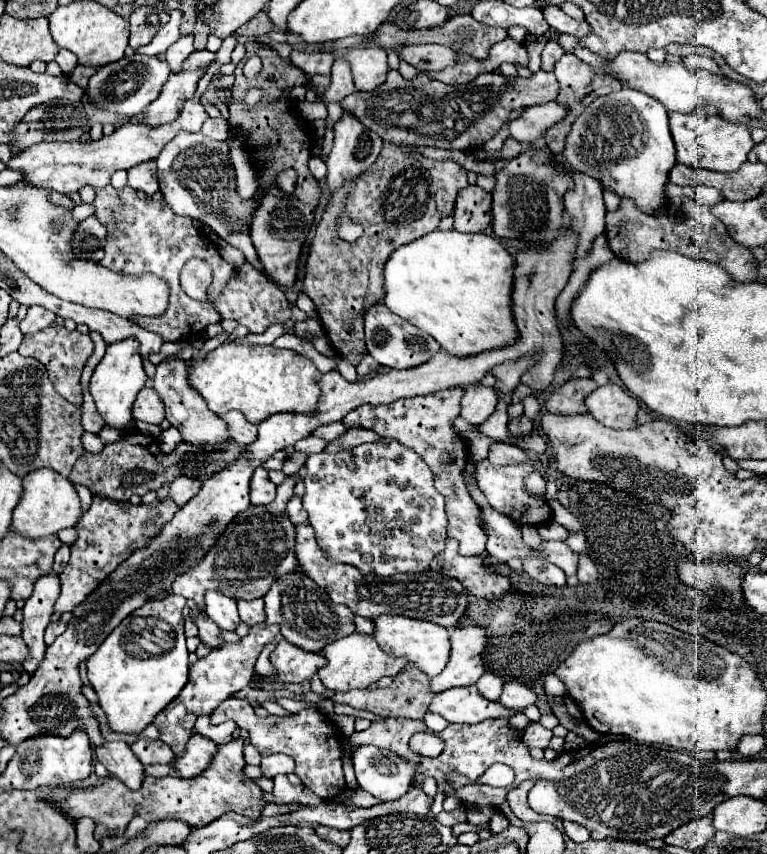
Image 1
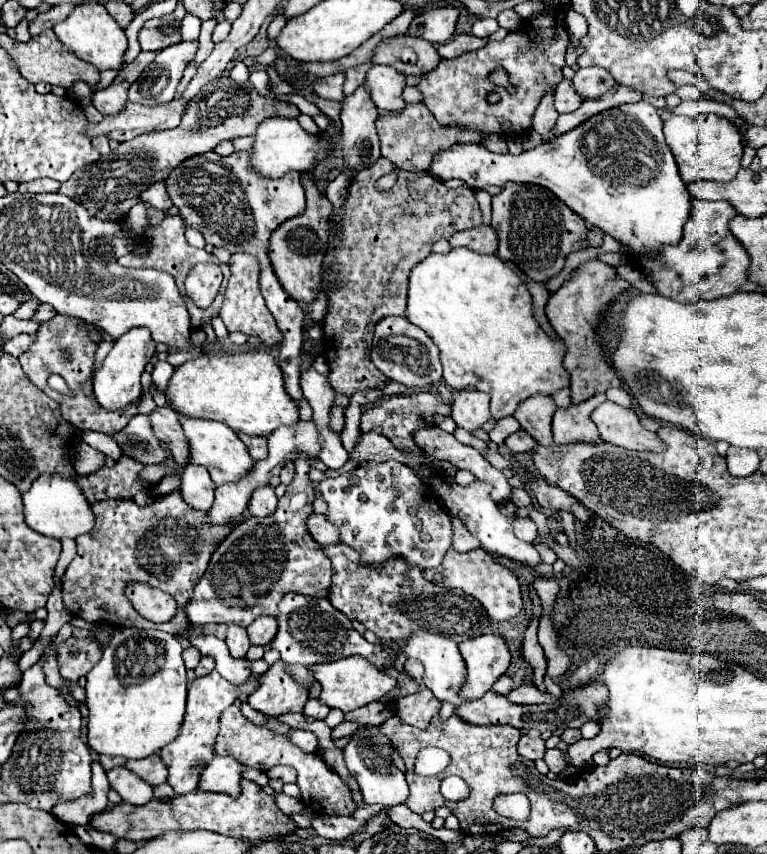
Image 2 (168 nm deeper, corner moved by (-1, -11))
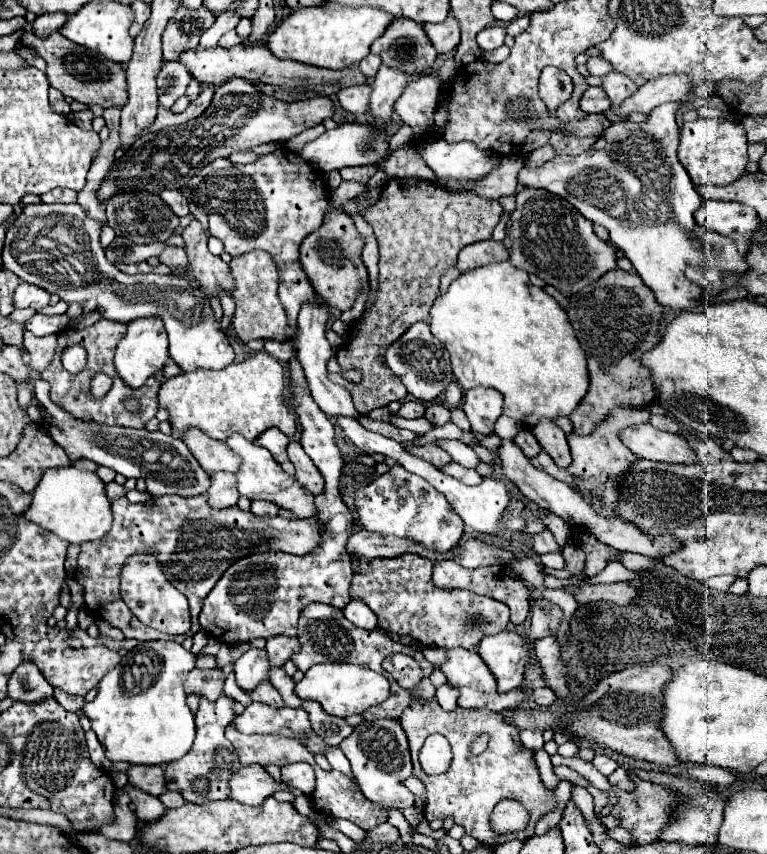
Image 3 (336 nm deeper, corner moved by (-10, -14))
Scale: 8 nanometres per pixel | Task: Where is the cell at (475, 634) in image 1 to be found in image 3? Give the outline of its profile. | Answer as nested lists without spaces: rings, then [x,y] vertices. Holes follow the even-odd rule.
[[[504,630],[486,636],[478,646],[478,654],[496,678],[500,694],[518,688],[524,680],[522,674],[530,662],[530,646],[516,632]]]

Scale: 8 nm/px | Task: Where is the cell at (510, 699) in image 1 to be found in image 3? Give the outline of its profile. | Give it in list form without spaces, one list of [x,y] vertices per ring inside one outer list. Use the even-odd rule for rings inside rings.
[[[538,688],[538,690],[534,690],[534,694],[532,694],[532,698],[534,698],[534,702],[538,704],[538,706],[550,706],[554,700],[556,700],[556,694],[550,690],[550,688]]]

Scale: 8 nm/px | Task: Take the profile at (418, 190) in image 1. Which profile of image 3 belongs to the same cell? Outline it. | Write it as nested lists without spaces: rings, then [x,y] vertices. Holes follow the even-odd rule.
[[[392,178],[382,186],[382,194],[376,200],[376,204],[372,204],[362,214],[362,218],[372,226],[374,236],[378,240],[378,248],[380,248],[380,260],[378,260],[380,276],[378,276],[376,300],[372,306],[364,306],[364,314],[356,322],[356,332],[348,332],[350,334],[348,342],[344,342],[336,350],[336,360],[338,360],[340,368],[342,370],[358,370],[362,374],[362,382],[356,384],[356,382],[346,380],[342,374],[332,374],[332,380],[336,384],[348,388],[358,412],[370,412],[374,408],[382,408],[392,400],[402,402],[408,396],[408,390],[404,388],[400,378],[394,376],[392,370],[386,366],[384,350],[396,338],[400,338],[414,322],[426,320],[428,310],[438,294],[442,272],[448,266],[456,264],[456,256],[464,246],[478,242],[478,240],[488,240],[492,236],[494,226],[500,220],[500,214],[502,214],[502,206],[498,200],[488,200],[488,198],[482,198],[474,192],[452,192],[452,190],[440,186],[438,182],[430,182],[430,180]]]

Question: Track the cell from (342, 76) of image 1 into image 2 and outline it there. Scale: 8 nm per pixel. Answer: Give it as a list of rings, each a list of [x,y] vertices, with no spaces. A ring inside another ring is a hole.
[[[371,61],[369,63],[363,63],[363,65],[357,65],[357,67],[351,67],[349,71],[345,71],[345,95],[351,95],[359,85],[363,85],[365,81],[365,75],[367,71],[371,69]]]

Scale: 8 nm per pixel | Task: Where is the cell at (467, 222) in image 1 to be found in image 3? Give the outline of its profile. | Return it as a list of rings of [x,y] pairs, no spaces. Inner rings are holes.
[[[480,240],[460,250],[456,266],[460,272],[466,272],[468,268],[478,268],[478,266],[484,266],[490,262],[502,262],[502,260],[508,260],[508,250],[502,242]]]

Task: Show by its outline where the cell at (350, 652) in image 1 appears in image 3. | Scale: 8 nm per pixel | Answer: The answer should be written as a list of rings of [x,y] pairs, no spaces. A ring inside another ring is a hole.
[[[316,664],[304,674],[294,690],[300,698],[318,700],[328,714],[346,718],[350,714],[362,714],[370,706],[384,702],[390,696],[390,682],[386,676],[354,664]]]

